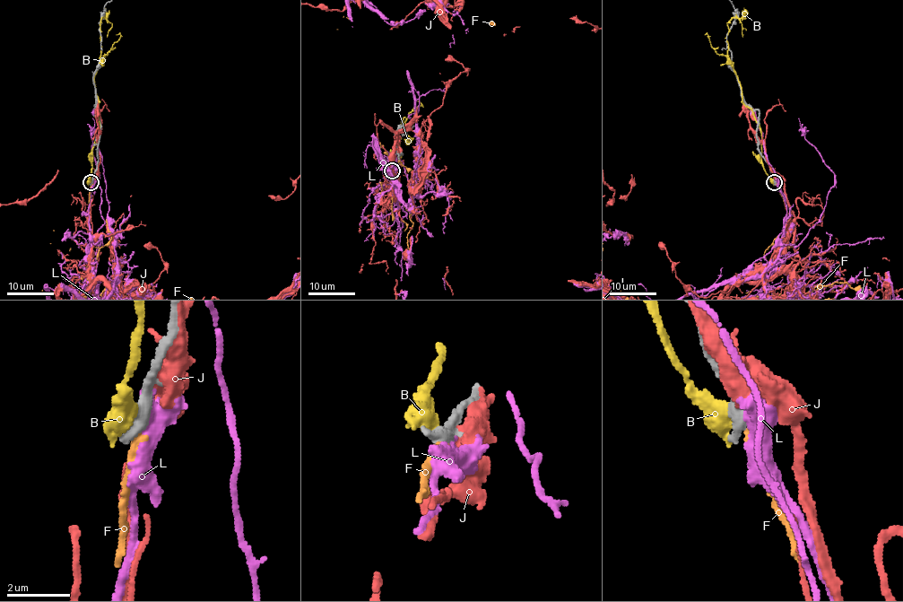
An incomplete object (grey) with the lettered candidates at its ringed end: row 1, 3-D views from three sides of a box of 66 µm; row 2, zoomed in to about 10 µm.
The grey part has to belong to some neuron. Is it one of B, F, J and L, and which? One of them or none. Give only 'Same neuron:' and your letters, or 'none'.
Same neuron: none

